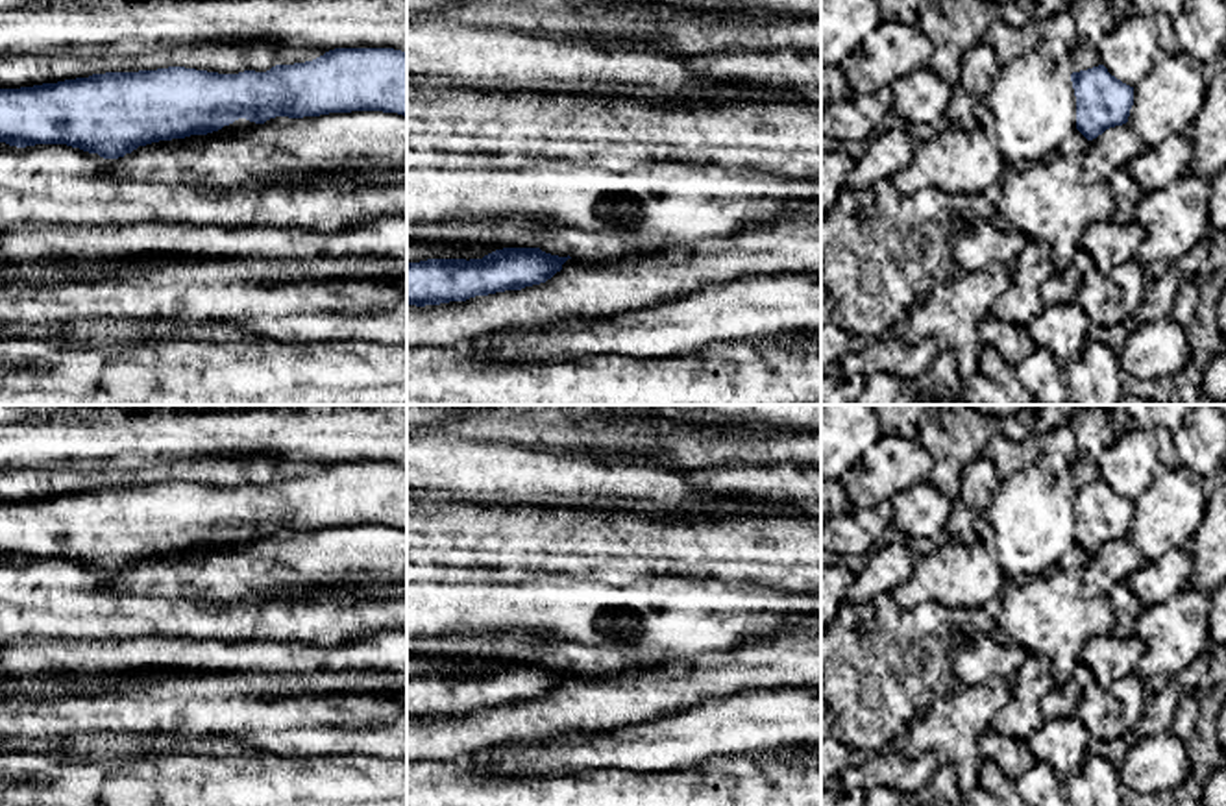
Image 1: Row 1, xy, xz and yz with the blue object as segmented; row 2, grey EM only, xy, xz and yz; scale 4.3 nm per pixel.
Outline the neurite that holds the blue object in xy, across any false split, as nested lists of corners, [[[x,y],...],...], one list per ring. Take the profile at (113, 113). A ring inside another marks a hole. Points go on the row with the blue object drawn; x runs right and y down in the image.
[[[335,48],[313,61],[276,65],[266,72],[244,70],[239,74],[218,74],[168,67],[139,72],[105,72],[57,83],[0,89],[0,142],[17,148],[67,144],[98,153],[104,159],[118,159],[139,146],[207,135],[239,118],[264,124],[276,116],[303,118],[351,111],[383,111],[407,116],[407,52],[394,48]]]

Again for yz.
[[[1104,65],[1073,72],[1071,81],[1076,96],[1076,129],[1087,140],[1128,122],[1134,87],[1111,76]]]

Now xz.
[[[503,248],[483,259],[427,259],[407,263],[407,305],[425,307],[466,301],[540,285],[571,259],[540,248]]]

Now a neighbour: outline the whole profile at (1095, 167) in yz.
[[[1130,124],[1110,128],[1089,140],[1082,159],[1082,179],[1085,183],[1106,181],[1115,168],[1126,168],[1146,148],[1146,142]]]

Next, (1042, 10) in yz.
[[[1034,0],[1032,20],[1041,22],[1063,9],[1069,9],[1074,0]]]

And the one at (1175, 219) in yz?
[[[1185,172],[1165,189],[1143,192],[1135,222],[1146,238],[1137,250],[1139,263],[1180,261],[1209,233],[1211,183]]]

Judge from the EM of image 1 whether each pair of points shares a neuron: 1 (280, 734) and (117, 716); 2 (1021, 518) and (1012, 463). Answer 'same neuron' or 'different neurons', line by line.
1: same neuron
2: different neurons

